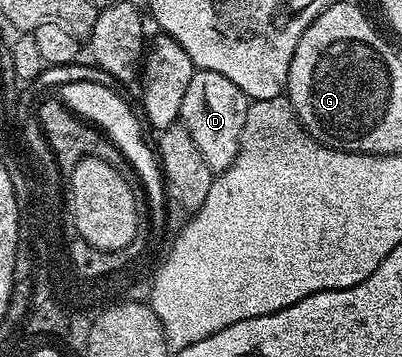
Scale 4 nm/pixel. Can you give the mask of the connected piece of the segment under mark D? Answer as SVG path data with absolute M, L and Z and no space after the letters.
M202 68L195 70L184 92L179 120L188 129L188 133L192 134L192 139L211 172L226 171L235 159L250 104L244 91L228 77Z

